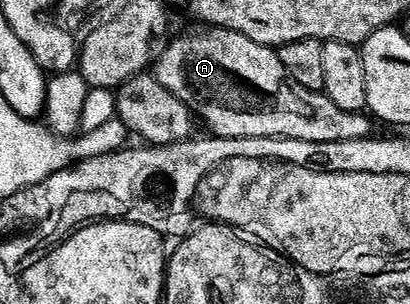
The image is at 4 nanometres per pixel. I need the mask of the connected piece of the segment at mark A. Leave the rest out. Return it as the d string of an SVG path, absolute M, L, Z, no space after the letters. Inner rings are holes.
M198 27L195 33L182 33L179 37L174 37L162 49L162 54L155 56L152 61L152 75L160 83L160 87L168 87L168 91L172 91L172 95L176 95L176 99L180 99L180 103L184 103L194 114L199 122L202 121L207 125L209 132L215 137L287 137L288 139L300 139L301 141L355 141L356 139L364 139L371 136L370 129L371 118L365 112L357 113L356 111L344 111L340 107L336 107L336 103L332 103L332 99L328 99L328 95L316 89L309 89L300 83L296 83L296 79L292 79L286 73L284 63L280 63L277 48L269 45L261 45L252 39L248 39L248 35L240 35L231 29L219 29L217 27Z

